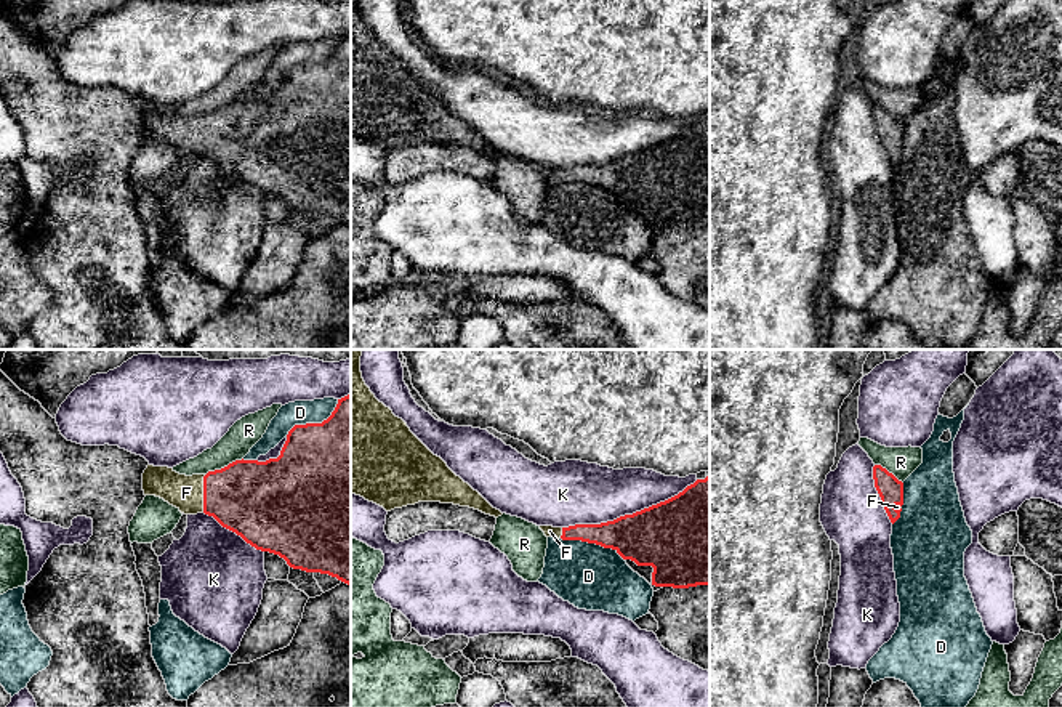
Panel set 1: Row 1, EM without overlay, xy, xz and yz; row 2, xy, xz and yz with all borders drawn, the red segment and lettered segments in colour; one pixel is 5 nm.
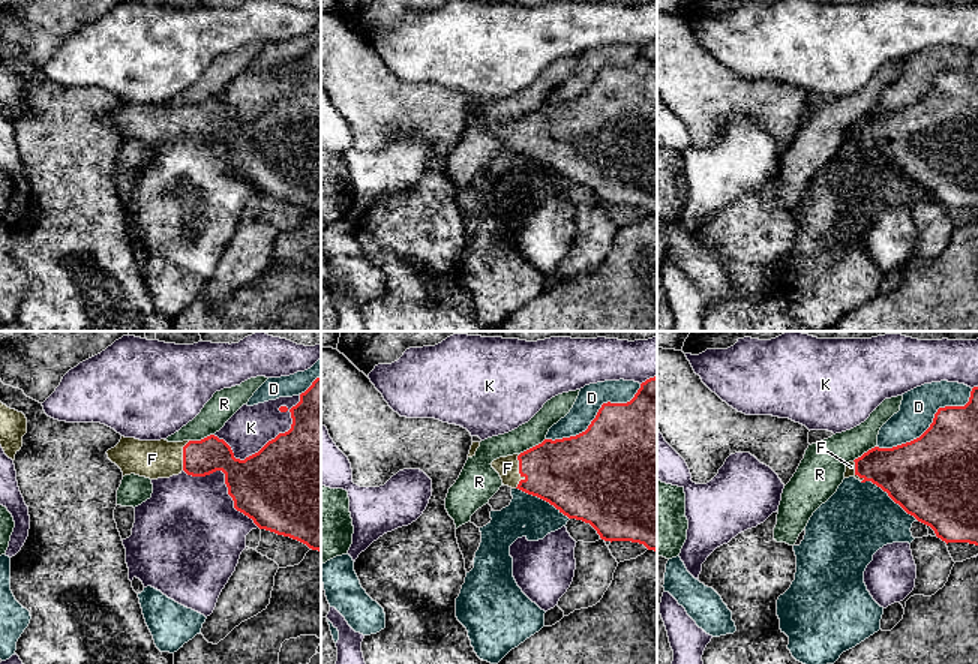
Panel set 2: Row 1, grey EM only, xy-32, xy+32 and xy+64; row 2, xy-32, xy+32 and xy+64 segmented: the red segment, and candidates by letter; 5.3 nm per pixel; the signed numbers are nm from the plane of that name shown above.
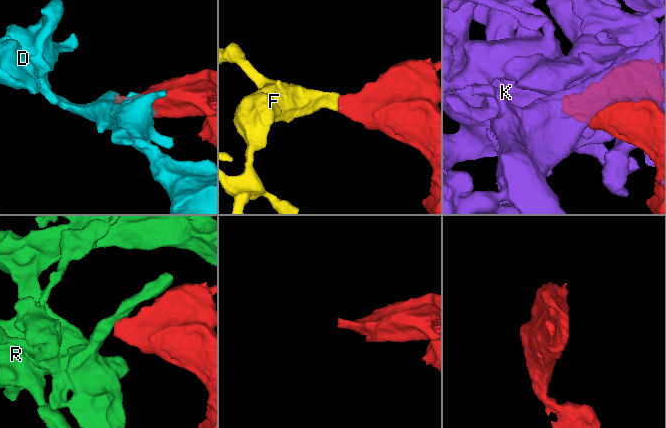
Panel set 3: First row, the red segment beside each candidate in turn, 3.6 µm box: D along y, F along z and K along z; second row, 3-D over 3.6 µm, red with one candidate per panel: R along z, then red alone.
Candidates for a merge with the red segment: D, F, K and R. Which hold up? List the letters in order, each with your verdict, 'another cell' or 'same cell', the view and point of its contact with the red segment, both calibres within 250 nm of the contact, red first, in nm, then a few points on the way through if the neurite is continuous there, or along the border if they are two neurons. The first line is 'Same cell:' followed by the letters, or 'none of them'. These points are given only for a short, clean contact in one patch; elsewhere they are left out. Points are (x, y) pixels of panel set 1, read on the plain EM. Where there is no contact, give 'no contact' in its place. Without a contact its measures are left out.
Same cell: F
D: another cell | xz (593, 183) | 260/320 nm
F: same cell | xy (204, 135) | 380/180 nm | across xy (253, 140), (204, 135), (186, 133)
K: another cell | xz (630, 156) | 360/300 nm
R: another cell | xy (225, 108) | 400/150 nm

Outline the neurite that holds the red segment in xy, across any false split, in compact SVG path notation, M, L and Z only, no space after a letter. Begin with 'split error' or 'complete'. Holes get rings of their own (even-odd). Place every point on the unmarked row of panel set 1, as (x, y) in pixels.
split error; M351 35L338 40L322 64L295 66L277 99L242 99L192 117L147 106L143 131L184 156L213 157L256 191L279 196L293 210L328 215L351 226Z

